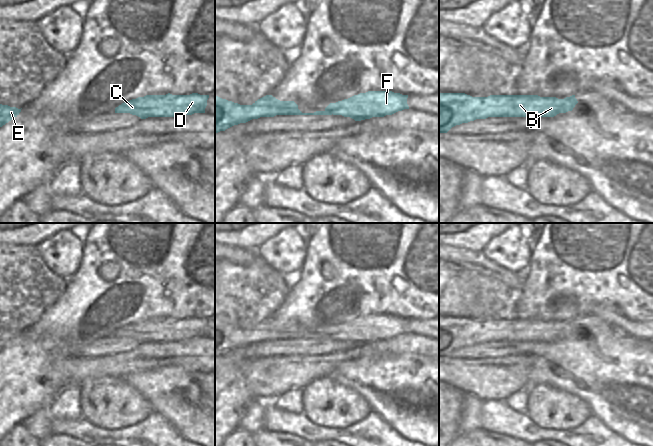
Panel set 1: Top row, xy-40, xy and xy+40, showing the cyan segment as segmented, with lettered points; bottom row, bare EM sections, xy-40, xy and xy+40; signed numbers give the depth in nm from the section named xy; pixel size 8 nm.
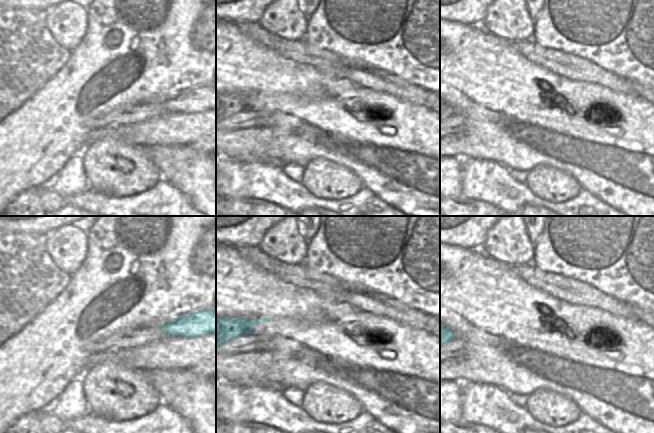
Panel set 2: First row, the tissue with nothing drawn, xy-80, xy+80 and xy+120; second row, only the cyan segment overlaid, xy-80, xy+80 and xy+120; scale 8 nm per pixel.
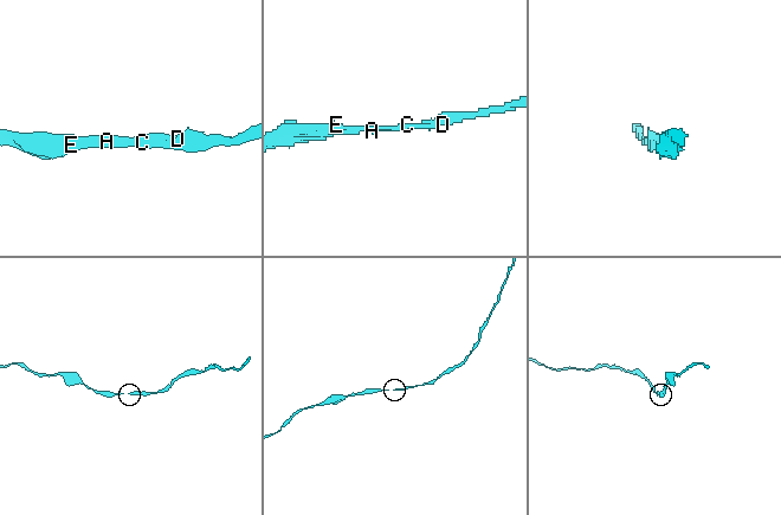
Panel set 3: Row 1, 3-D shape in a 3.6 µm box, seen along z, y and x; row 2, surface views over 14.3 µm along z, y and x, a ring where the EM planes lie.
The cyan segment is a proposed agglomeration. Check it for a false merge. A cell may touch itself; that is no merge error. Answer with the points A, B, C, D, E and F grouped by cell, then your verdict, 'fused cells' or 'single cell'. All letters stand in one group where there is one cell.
groups A B C D E F; single cell

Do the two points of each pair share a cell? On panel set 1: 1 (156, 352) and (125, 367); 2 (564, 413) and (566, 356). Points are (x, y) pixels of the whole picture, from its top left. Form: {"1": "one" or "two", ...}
{"1": "one", "2": "two"}

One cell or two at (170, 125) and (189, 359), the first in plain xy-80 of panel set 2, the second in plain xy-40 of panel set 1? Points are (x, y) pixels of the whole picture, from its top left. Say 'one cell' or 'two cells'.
one cell

